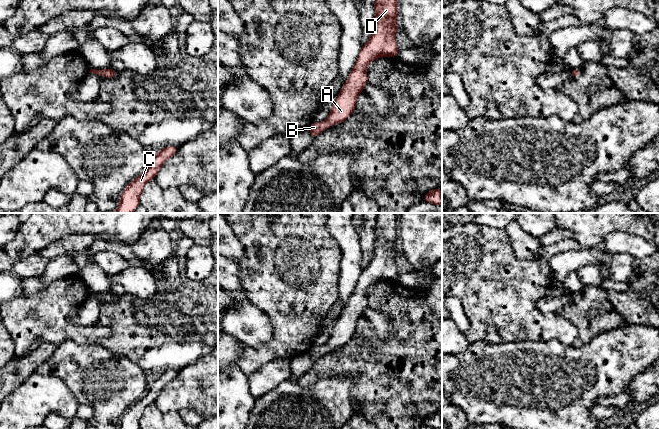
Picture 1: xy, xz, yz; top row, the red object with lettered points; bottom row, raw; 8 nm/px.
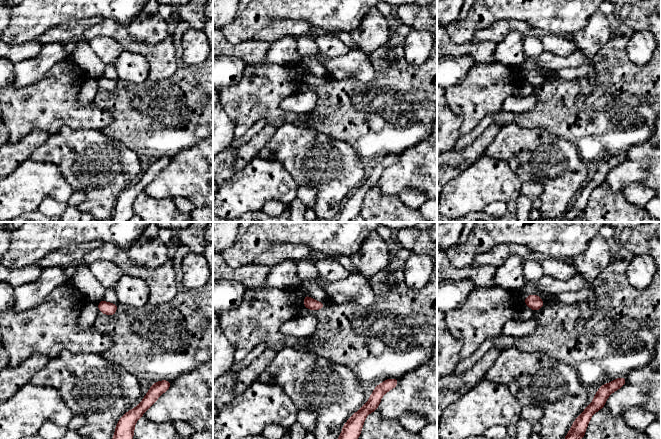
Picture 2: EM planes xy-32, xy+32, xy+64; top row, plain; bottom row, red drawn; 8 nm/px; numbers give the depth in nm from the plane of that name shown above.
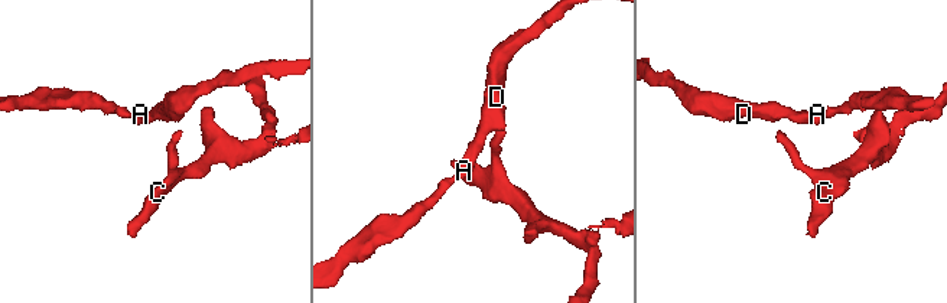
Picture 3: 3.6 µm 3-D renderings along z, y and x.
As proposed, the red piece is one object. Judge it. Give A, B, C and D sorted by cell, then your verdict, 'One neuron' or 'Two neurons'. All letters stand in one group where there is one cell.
Groups: A B C D. One neuron

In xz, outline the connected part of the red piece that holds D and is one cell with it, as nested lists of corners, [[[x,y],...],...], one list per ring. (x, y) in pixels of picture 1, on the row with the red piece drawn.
[[[375,0],[375,20],[373,32],[369,40],[363,45],[356,64],[348,76],[346,83],[342,86],[337,99],[330,110],[328,118],[324,122],[312,123],[309,126],[312,139],[326,130],[330,125],[335,125],[344,122],[355,111],[357,97],[362,92],[363,87],[367,84],[367,66],[376,58],[379,57],[397,57],[399,50],[397,48],[395,34],[399,29],[399,24],[396,21],[398,16],[398,0]]]

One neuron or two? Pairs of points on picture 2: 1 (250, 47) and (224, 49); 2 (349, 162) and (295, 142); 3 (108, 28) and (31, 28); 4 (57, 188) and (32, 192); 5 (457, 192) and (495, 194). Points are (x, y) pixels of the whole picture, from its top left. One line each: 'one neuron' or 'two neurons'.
1: one neuron
2: one neuron
3: two neurons
4: one neuron
5: one neuron

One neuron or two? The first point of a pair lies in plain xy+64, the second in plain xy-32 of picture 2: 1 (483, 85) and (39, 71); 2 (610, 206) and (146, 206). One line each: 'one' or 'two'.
1: two
2: one

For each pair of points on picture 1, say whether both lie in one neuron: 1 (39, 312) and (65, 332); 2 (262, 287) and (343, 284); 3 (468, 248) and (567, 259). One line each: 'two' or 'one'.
1: one
2: two
3: two

